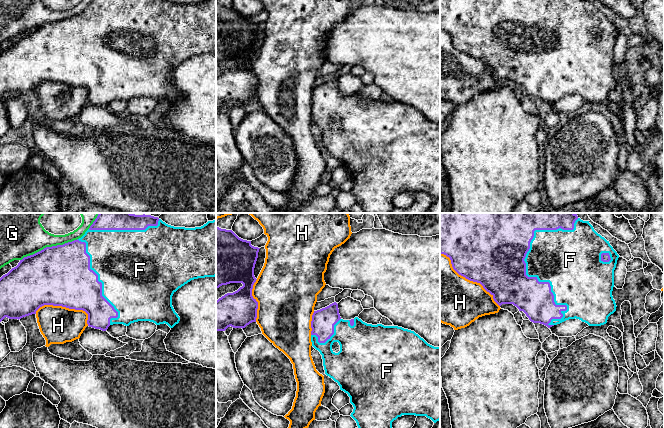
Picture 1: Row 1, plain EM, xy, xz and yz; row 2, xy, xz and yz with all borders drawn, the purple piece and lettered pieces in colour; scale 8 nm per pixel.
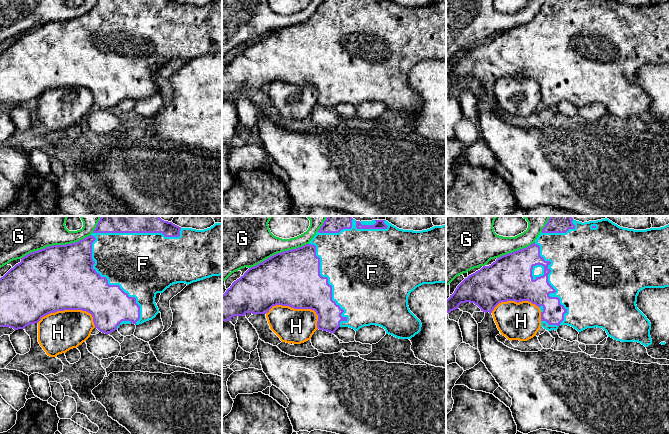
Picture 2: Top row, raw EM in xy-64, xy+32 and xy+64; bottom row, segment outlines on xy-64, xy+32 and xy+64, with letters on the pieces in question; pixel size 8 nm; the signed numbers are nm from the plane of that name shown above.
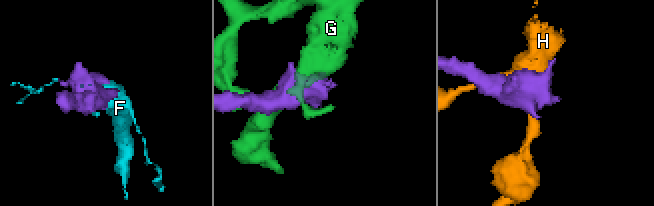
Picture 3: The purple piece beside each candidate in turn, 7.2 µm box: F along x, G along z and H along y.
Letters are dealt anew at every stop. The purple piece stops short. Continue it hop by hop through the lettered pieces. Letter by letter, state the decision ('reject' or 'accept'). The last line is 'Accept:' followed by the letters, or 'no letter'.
F: accept
G: reject
H: reject
Accept: F

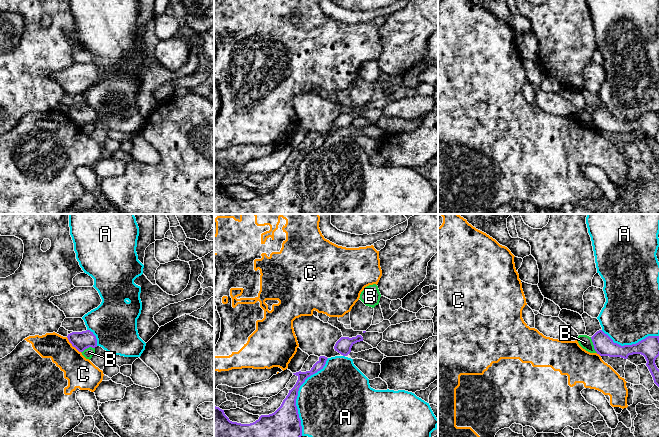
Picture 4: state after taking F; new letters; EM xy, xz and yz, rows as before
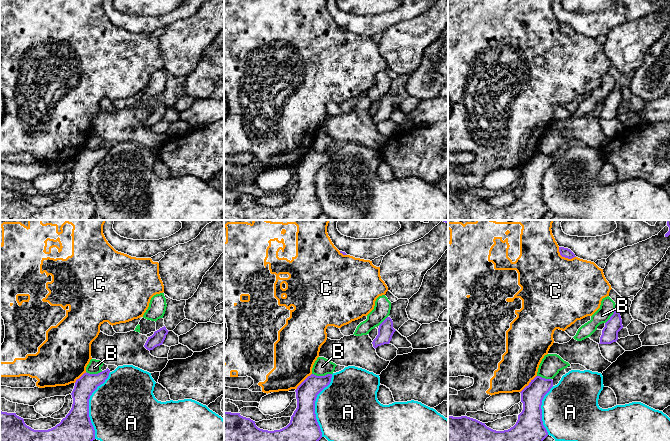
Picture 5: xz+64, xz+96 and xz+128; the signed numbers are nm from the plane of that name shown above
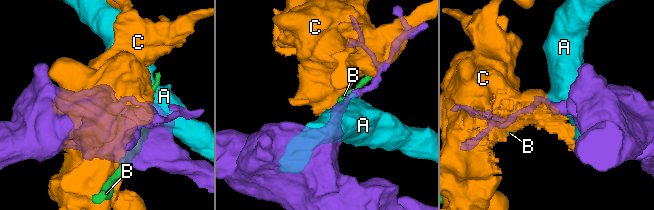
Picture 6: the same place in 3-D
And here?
A: reject
B: reject
C: reject
Accept: no letter

